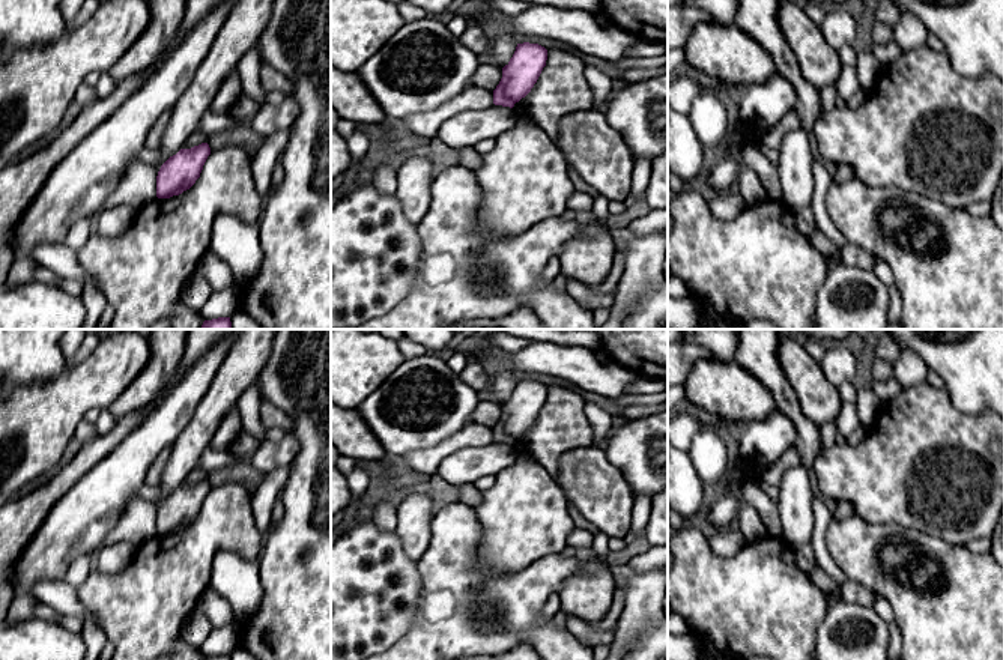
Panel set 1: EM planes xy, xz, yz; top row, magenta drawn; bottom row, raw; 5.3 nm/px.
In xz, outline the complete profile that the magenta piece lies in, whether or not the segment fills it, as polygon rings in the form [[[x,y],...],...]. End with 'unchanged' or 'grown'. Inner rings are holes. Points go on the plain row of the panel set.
[[[517,380],[510,398],[502,404],[502,415],[493,427],[493,441],[513,445],[537,419],[546,403],[547,386],[538,380]]] | unchanged

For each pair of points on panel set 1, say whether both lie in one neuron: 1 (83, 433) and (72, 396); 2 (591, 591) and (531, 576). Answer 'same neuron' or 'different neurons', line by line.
1: different neurons
2: different neurons

